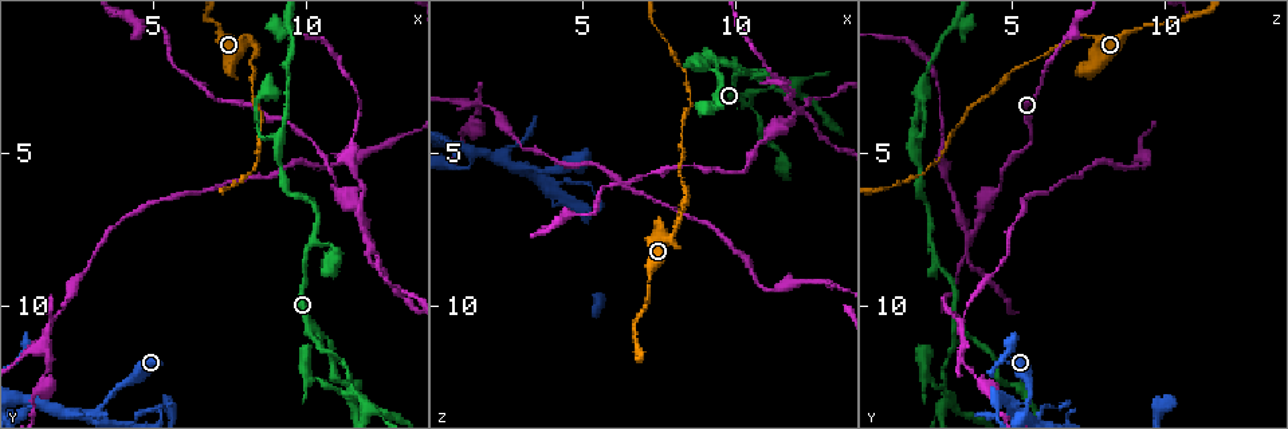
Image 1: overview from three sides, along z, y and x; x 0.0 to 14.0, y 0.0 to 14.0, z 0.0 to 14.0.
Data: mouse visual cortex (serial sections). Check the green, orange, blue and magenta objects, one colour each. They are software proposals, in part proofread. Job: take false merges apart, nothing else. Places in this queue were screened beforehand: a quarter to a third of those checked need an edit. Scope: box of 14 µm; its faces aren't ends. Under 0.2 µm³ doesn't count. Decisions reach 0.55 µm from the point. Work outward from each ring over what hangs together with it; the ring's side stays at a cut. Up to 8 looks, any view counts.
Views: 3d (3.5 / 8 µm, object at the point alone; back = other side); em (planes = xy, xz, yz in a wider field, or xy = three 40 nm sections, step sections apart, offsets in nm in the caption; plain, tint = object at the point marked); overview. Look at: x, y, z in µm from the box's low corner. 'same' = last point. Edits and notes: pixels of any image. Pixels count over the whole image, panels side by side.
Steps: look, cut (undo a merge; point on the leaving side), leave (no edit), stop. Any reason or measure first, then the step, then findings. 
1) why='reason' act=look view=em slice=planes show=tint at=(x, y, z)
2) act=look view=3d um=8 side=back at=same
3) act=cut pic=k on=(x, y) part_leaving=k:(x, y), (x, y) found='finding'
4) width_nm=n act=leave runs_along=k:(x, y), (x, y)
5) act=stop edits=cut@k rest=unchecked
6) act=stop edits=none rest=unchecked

why='two arms at a narrow angle' act=look view=3d um=3.5 at=(11.9, 7.8, 3.6)

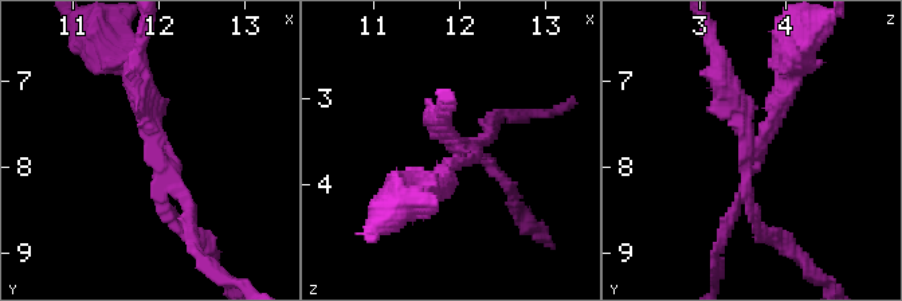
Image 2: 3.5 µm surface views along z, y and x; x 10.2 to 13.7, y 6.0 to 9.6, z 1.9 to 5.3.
arms=4 arm_widths_nm=150,150,250,250 why='now the EM' act=look view=em slice=xy step=5 show=tint at=(11.95, 7.75, 3.55)

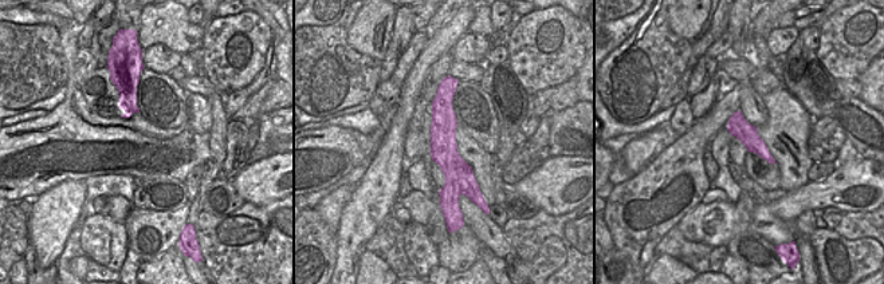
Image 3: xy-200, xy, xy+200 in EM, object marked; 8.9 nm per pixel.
why='cut it another way' act=look view=em slice=xy step=2 show=tint at=same

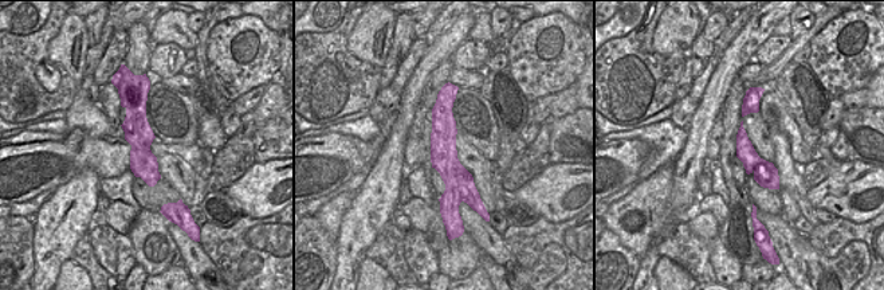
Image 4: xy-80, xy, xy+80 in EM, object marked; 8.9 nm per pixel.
act=cut pic=2 on=(725, 106) border=4:(460, 164), (458, 192), (462, 200) found='two cells meet here'

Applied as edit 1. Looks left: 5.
why='redraw' act=look view=overview

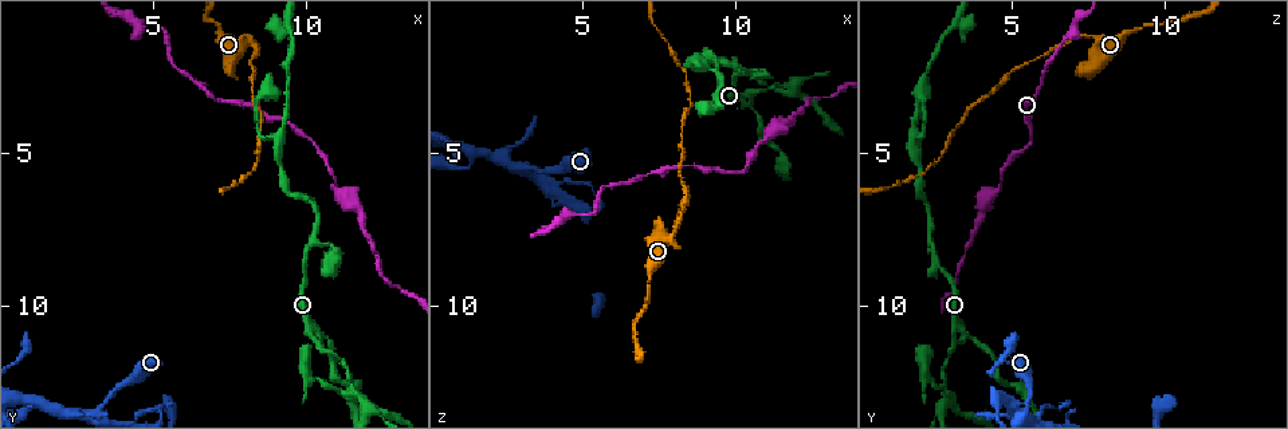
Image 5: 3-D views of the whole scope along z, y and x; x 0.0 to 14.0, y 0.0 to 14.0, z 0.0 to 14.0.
why='arms part here' act=look view=3d um=3.5 at=(9.1, 4.5, 1.8)

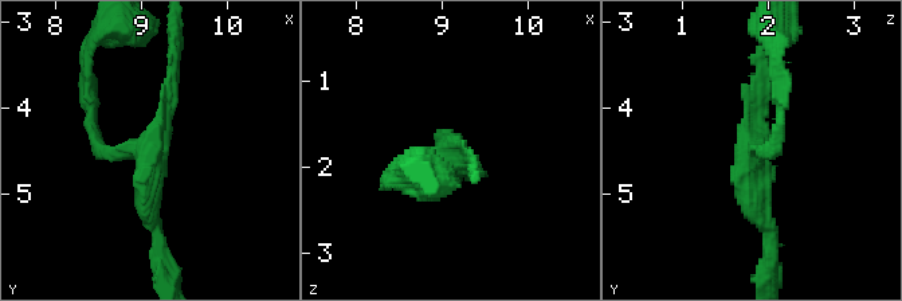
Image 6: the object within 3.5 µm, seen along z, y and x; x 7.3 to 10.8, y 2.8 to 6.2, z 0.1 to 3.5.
act=look view=em slice=xy step=3 show=tint at=(9.15, 4.50, 1.80)

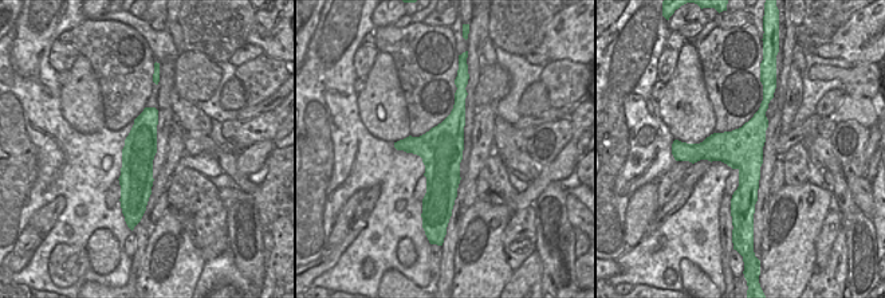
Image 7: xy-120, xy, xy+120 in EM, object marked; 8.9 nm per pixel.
act=look view=em slice=planes show=tint at=same

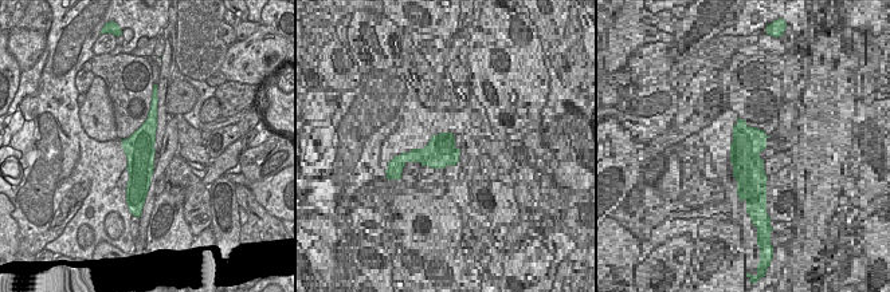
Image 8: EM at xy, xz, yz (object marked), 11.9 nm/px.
act=leave runs_along=6:(157, 235), (149, 149), (175, 62) found='one cell here'

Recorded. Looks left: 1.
act=stop edits=cut@2 rest=unchecked

